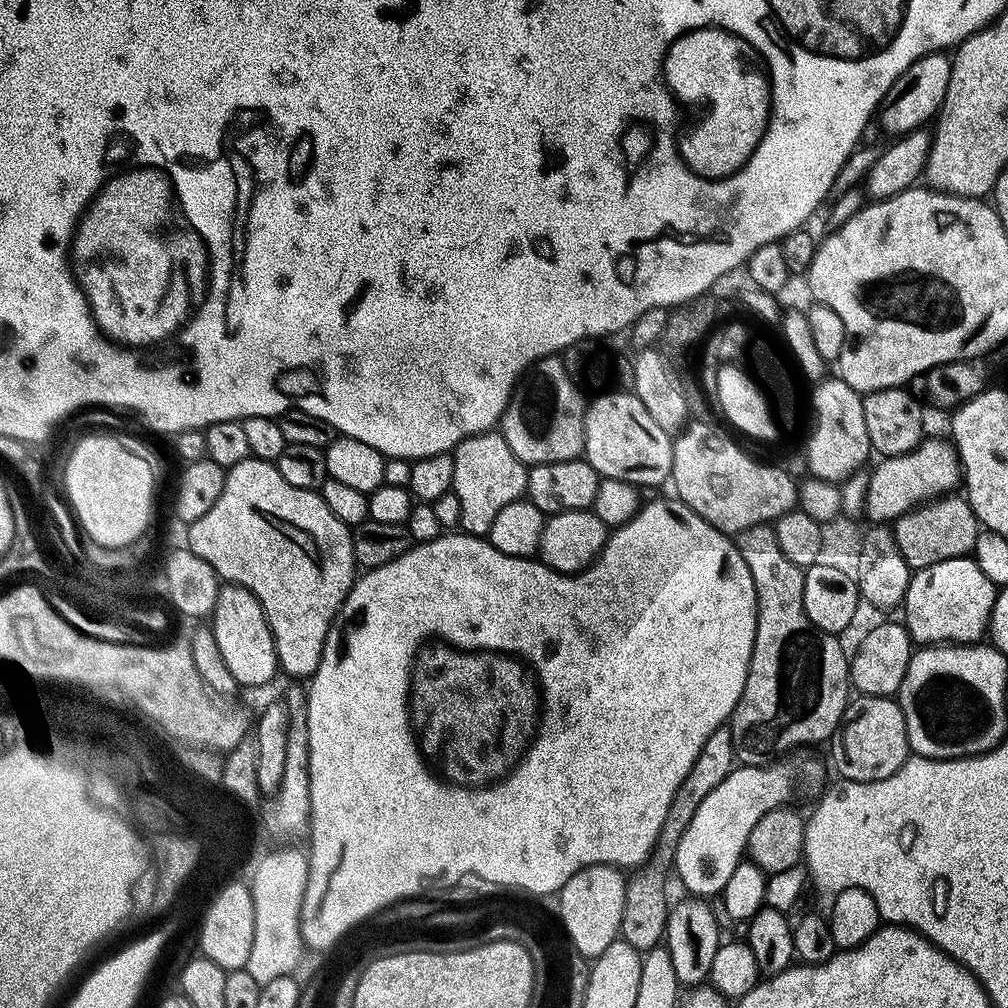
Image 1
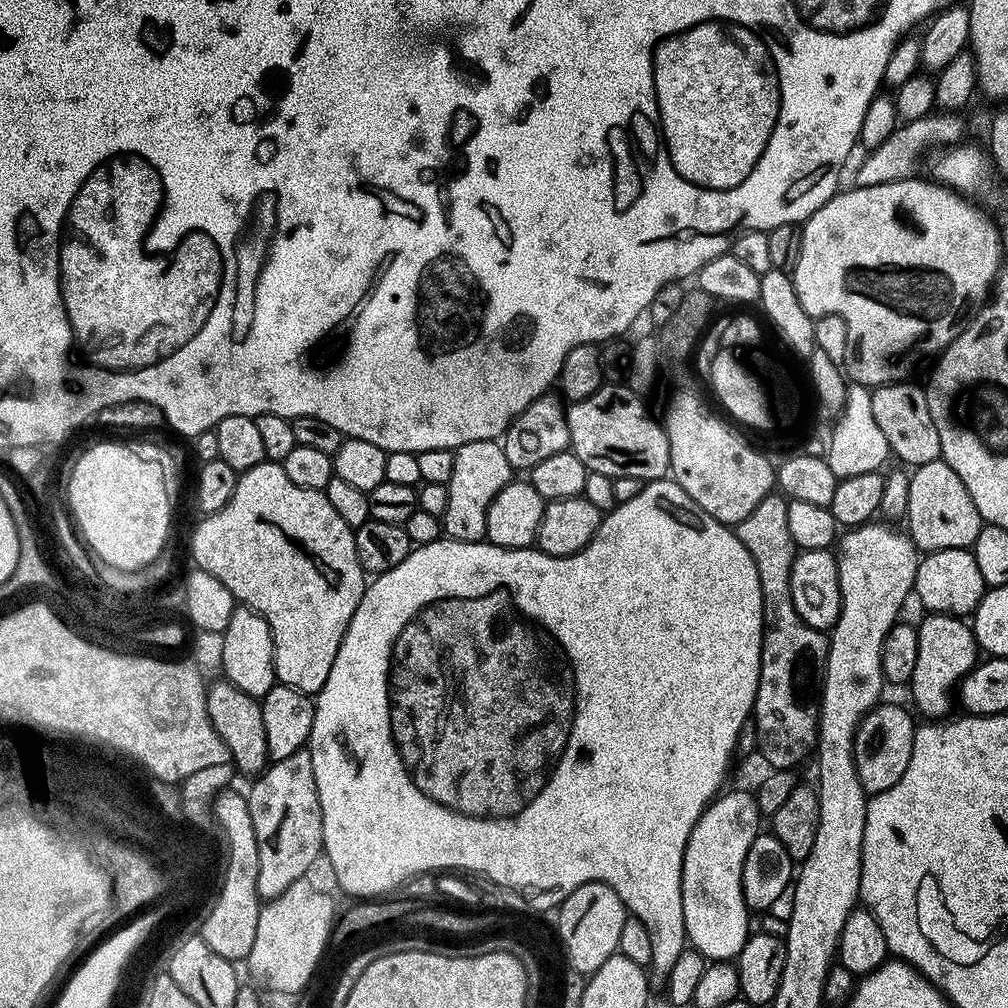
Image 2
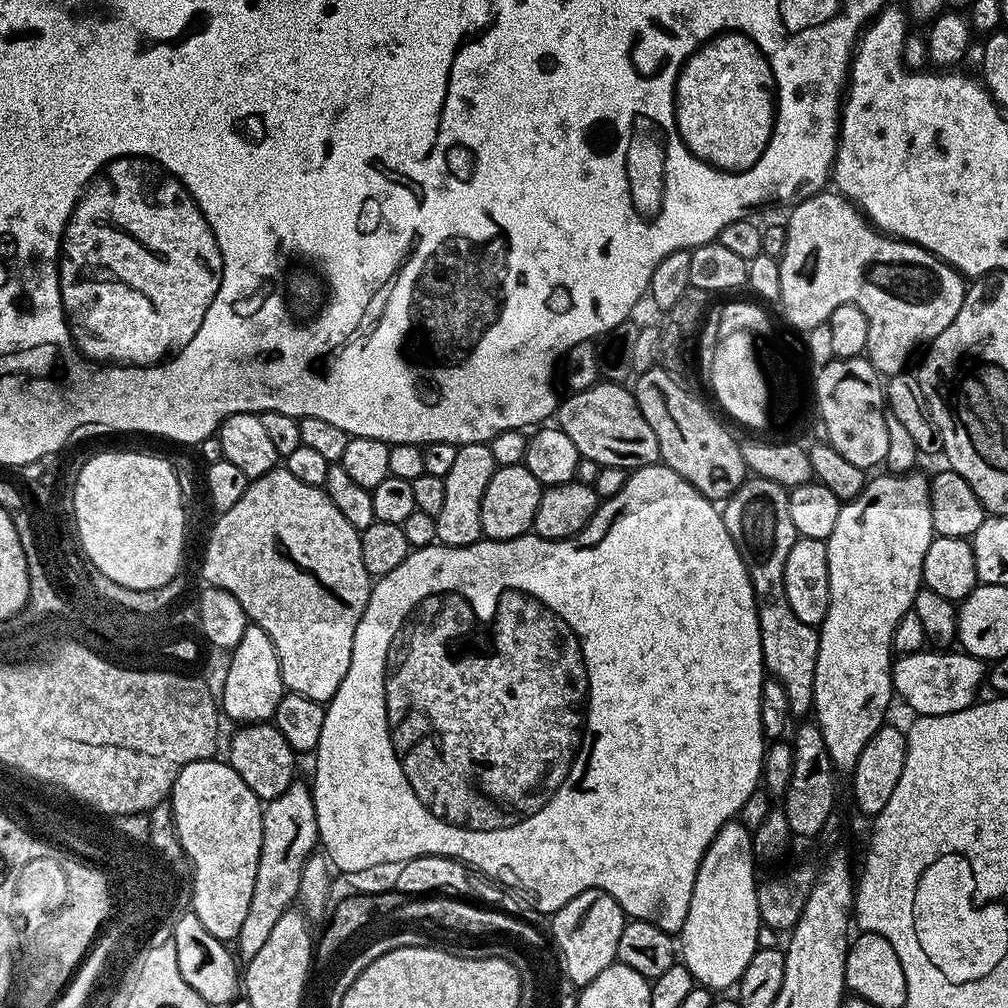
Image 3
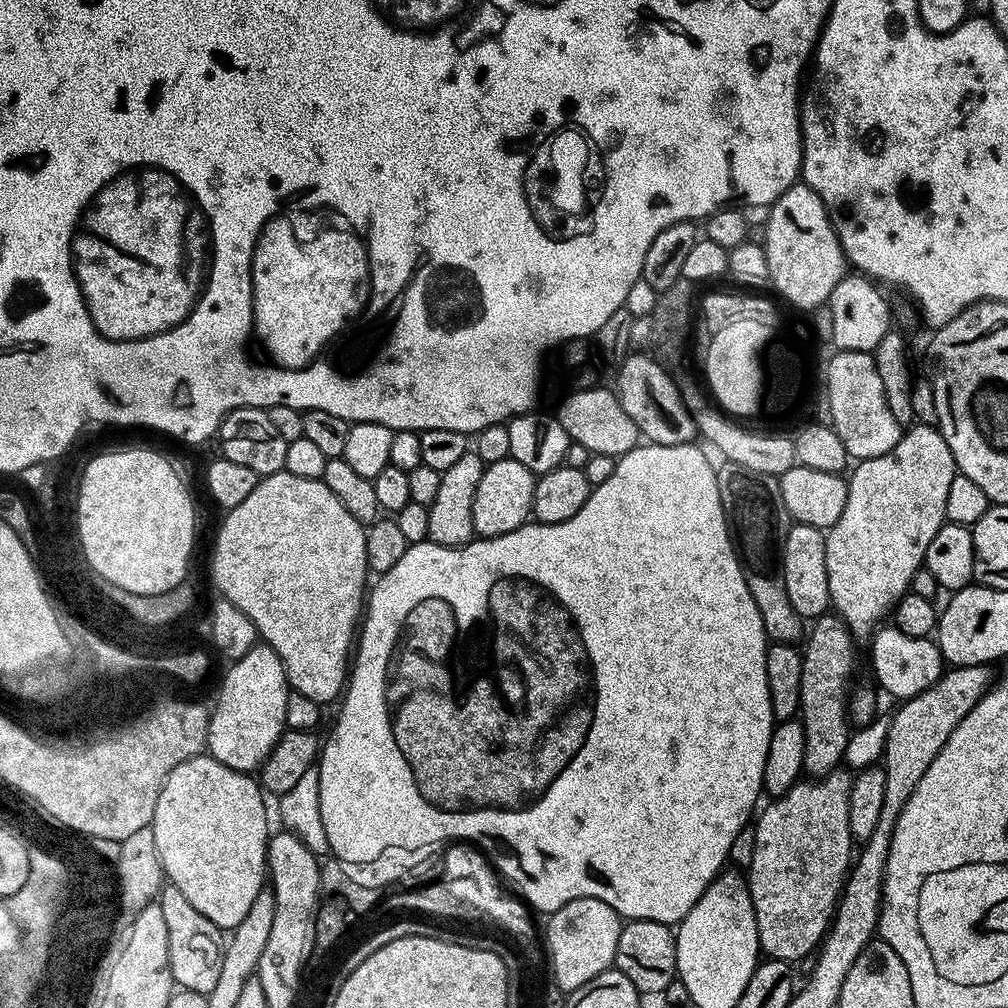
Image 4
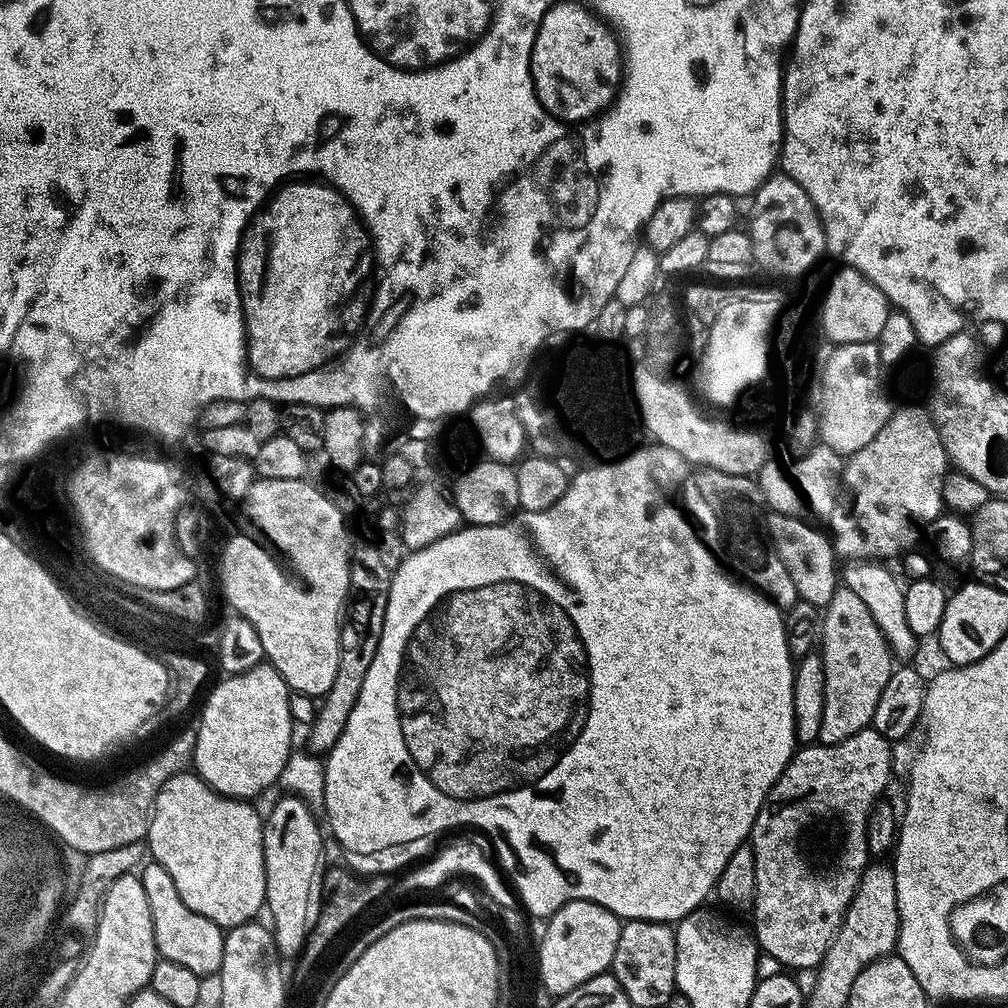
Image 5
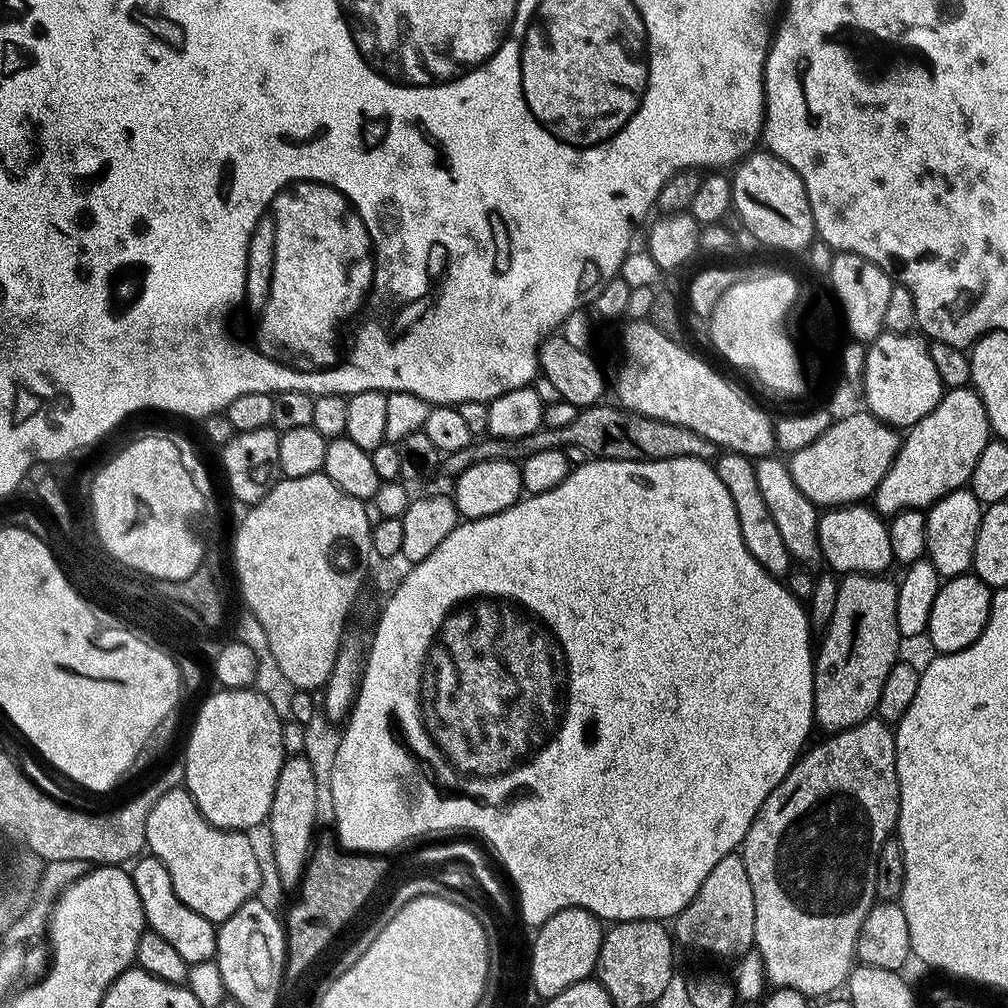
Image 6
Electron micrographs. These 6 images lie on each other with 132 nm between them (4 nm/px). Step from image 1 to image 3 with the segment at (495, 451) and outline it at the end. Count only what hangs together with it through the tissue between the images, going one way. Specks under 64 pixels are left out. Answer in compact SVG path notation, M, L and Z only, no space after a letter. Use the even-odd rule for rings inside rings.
M487 443L462 444L451 466L450 474L444 476L446 486L446 503L436 515L436 539L447 548L470 546L482 536L482 494L498 465L491 447Z

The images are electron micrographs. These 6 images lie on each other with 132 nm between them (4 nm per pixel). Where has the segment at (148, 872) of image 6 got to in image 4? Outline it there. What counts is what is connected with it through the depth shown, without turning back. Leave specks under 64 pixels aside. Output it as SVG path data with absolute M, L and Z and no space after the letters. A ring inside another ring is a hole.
M170 882L160 889L158 902L162 906L162 915L166 921L166 942L173 981L181 989L207 996L210 990L214 990L218 974L222 970L224 949L221 929L217 928L214 922L210 922L210 918L198 914L198 910L194 910L194 906L186 902L182 890L178 890Z

